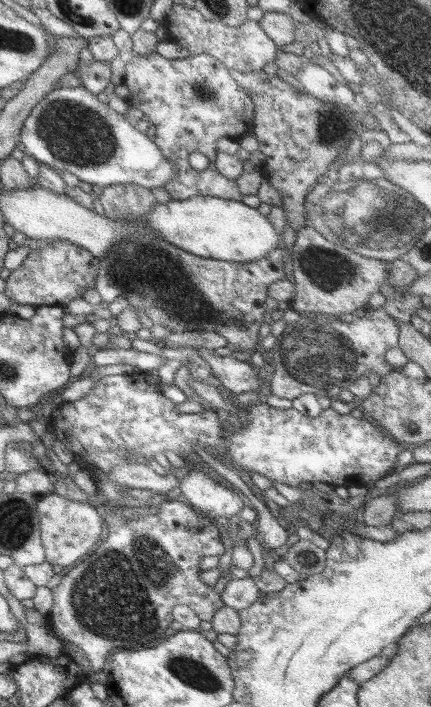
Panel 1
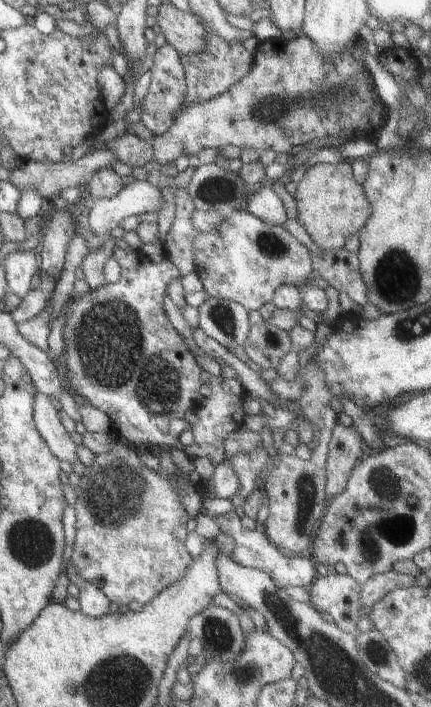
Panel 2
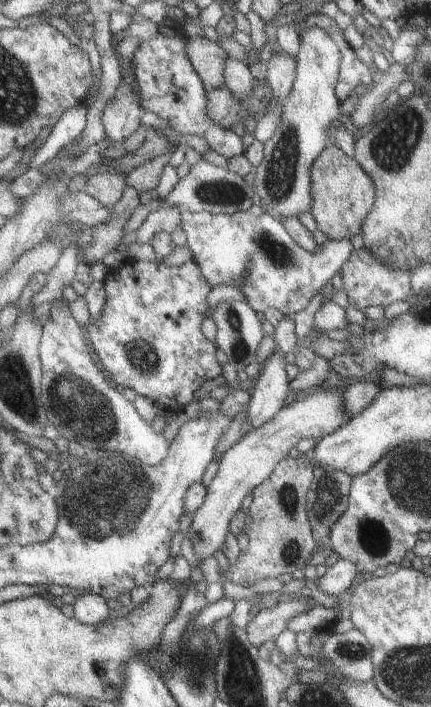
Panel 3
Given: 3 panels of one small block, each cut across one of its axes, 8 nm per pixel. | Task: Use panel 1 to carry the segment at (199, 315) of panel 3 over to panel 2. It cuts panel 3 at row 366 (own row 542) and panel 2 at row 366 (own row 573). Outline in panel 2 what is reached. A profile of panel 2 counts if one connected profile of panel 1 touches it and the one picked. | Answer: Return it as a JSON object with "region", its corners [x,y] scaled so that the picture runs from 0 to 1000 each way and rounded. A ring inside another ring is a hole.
{"region":[[[267,351],[262,362],[274,369],[274,373],[281,376],[281,392],[278,396],[271,396],[262,400],[241,400],[237,405],[227,405],[227,407],[218,407],[218,410],[206,410],[204,413],[190,414],[183,420],[176,420],[174,424],[162,426],[158,430],[158,438],[153,443],[153,458],[148,463],[148,496],[151,504],[144,505],[144,511],[155,519],[153,529],[148,530],[148,539],[153,540],[153,547],[179,560],[190,560],[200,566],[200,571],[244,583],[260,597],[260,603],[255,605],[255,614],[260,614],[274,624],[288,624],[290,632],[302,636],[320,636],[320,631],[329,632],[353,632],[353,631],[376,631],[378,628],[394,634],[413,634],[413,636],[422,636],[443,651],[452,648],[487,648],[501,659],[515,656],[520,653],[524,642],[520,642],[520,624],[529,620],[529,615],[536,611],[555,608],[559,604],[566,604],[566,591],[571,588],[564,577],[564,570],[571,563],[568,549],[557,543],[557,539],[550,536],[529,536],[515,532],[499,532],[487,526],[473,523],[473,521],[464,519],[455,509],[452,504],[441,496],[436,489],[432,489],[429,484],[422,479],[422,475],[408,468],[394,453],[385,446],[385,440],[381,440],[381,413],[385,413],[390,407],[390,402],[399,399],[399,396],[418,396],[418,385],[394,368],[385,366],[376,371],[360,372],[346,369],[343,366],[334,366],[318,356],[292,356],[292,354],[283,354],[281,351]],[[432,583],[445,583],[450,588],[455,588],[455,600],[445,597],[441,600],[441,605],[445,607],[450,615],[450,625],[445,629],[427,631],[415,621],[415,617],[404,615],[394,610],[394,595],[404,591],[427,593],[427,586]]]}

